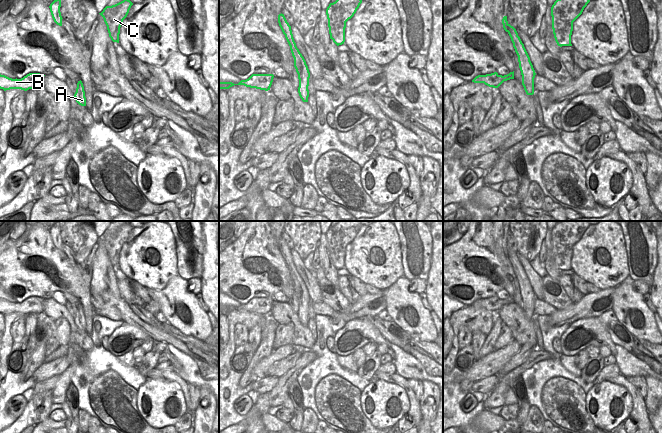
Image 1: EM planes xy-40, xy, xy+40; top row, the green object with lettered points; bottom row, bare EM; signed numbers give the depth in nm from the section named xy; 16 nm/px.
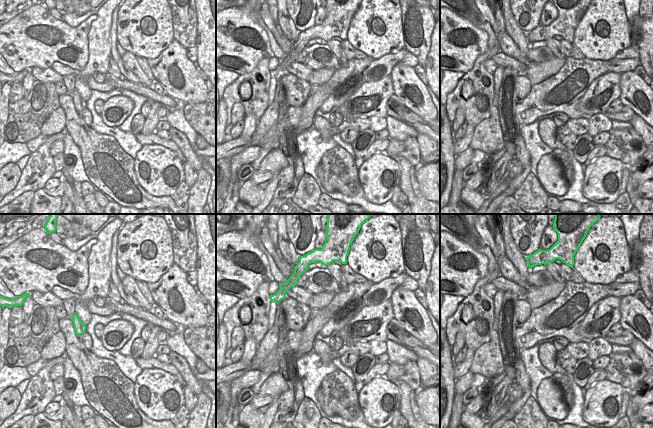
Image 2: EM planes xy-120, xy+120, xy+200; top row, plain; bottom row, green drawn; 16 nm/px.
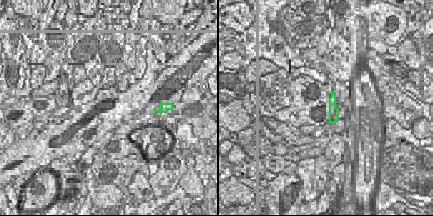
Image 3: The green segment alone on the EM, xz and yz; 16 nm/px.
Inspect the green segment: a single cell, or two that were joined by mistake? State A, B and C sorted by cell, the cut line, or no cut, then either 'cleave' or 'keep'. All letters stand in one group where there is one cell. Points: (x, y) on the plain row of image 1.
A / B C | xy+40 (518, 281), (520, 294) | cleave

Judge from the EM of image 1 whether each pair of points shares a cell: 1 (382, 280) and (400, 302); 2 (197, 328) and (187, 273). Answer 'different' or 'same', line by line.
1: different
2: different

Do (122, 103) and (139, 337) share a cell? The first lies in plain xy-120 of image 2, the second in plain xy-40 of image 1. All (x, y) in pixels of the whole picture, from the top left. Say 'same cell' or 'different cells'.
same cell

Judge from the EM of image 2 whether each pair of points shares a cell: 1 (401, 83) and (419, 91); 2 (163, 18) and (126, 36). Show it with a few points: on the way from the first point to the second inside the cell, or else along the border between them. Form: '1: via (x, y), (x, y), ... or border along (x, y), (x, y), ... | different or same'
1: via (405, 83), (415, 91) | same
2: via (153, 16), (144, 15), (136, 26) | same

